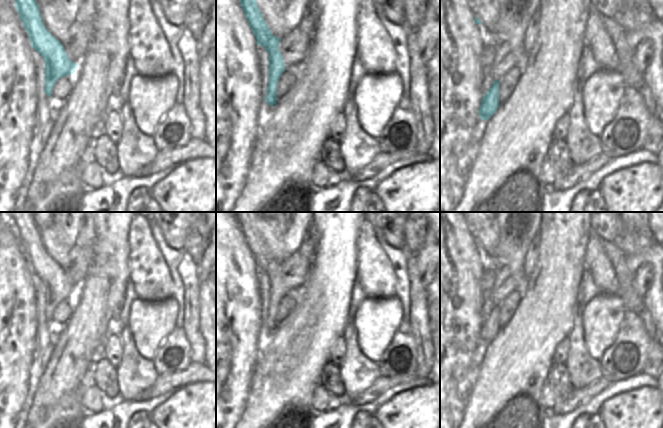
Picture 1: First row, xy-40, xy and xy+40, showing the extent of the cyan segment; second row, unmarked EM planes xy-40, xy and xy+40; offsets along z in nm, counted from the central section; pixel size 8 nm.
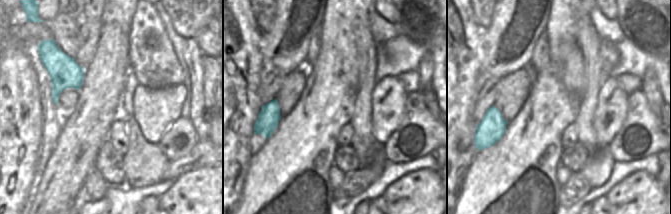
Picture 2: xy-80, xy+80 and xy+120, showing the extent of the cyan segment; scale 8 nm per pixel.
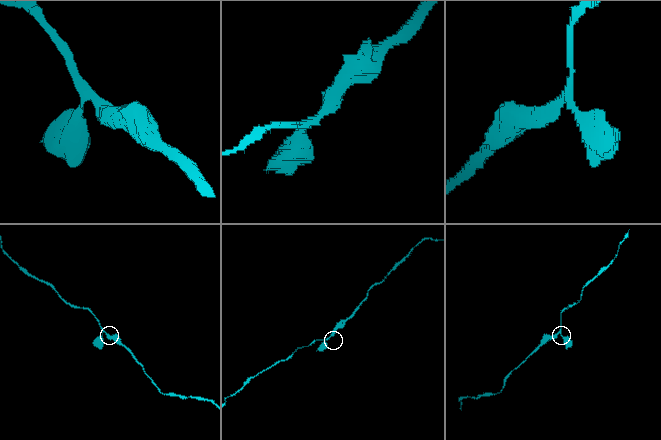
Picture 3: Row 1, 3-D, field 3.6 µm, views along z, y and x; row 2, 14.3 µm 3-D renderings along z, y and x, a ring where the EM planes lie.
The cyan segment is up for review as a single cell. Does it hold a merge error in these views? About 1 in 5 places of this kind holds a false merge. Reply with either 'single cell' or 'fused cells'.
single cell

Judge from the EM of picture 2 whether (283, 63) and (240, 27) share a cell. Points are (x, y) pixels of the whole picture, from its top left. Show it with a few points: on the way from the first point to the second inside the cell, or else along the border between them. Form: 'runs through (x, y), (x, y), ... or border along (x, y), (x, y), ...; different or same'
border along (260, 33), (258, 48), (262, 65); different

